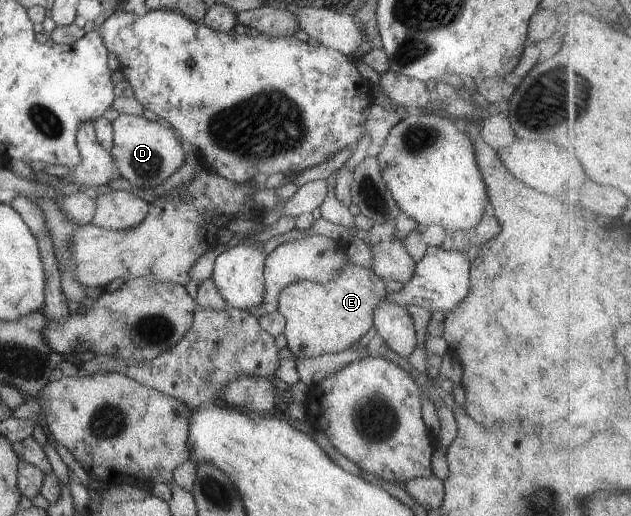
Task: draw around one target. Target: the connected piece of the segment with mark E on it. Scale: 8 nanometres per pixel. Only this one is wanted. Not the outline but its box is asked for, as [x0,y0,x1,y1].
[277,262,386,359]

